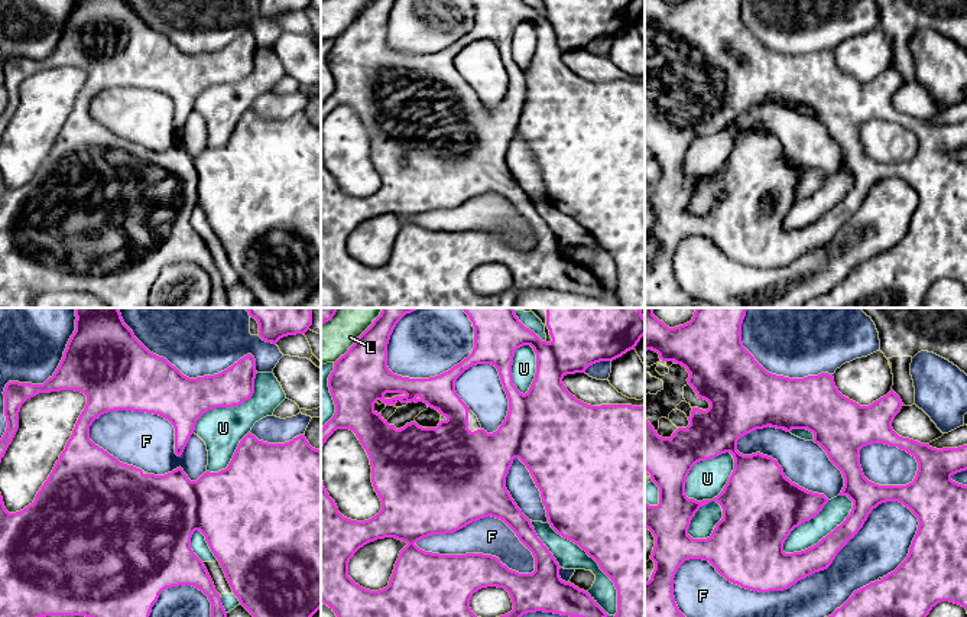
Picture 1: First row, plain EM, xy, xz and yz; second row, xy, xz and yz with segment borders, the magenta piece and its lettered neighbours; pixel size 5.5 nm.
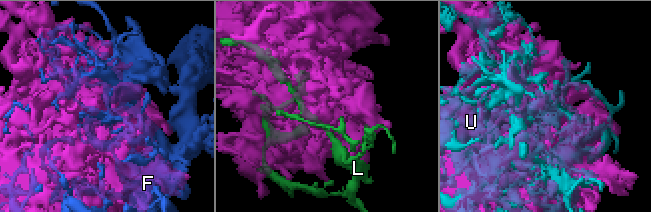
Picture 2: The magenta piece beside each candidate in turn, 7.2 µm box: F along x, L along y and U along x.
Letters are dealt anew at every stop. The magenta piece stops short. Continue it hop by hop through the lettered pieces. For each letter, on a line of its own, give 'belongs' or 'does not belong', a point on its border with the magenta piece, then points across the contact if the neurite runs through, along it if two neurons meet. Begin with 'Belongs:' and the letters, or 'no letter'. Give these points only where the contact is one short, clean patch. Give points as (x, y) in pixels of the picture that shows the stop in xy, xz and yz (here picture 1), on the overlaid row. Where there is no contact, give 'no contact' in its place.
Belongs: no letter
F: does not belong | yz (787, 588)
L: does not belong | xz (360, 335)
U: does not belong | yz (714, 497)

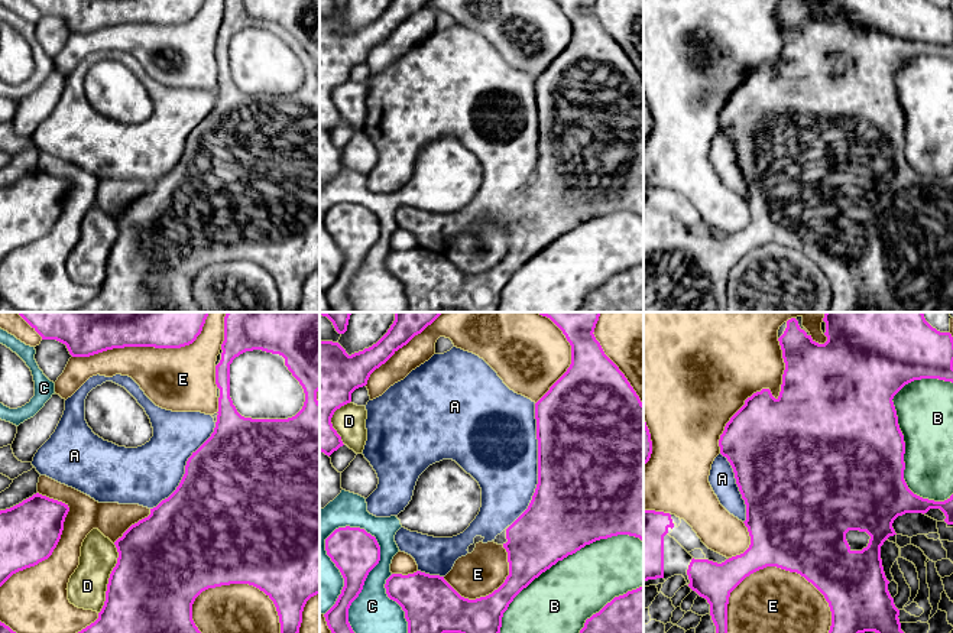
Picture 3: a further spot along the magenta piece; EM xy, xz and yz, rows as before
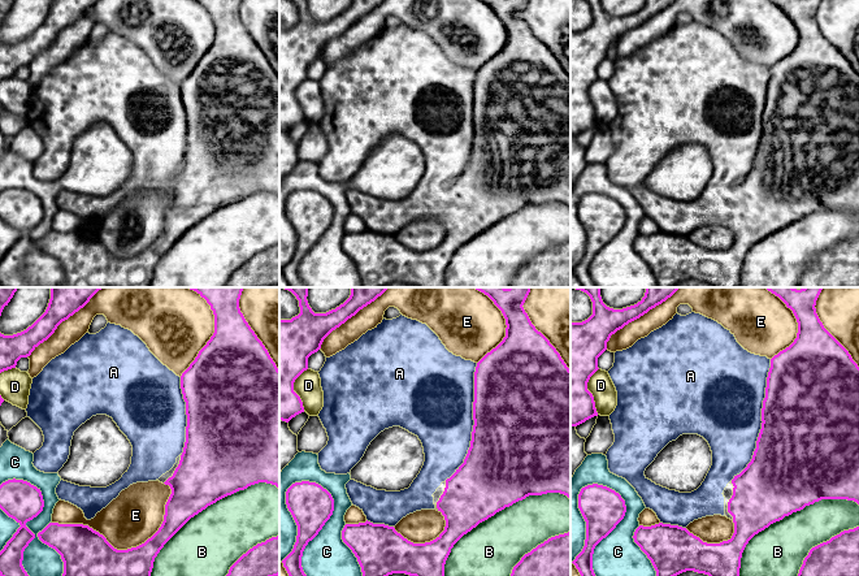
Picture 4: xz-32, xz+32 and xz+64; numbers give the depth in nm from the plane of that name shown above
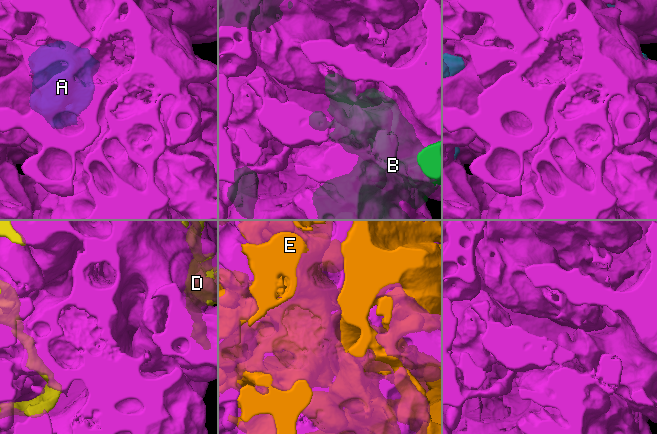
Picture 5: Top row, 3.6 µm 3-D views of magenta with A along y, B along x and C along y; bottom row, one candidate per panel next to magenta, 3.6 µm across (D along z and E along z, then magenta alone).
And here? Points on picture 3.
Belongs: A
A: belongs | xz (538, 466)
B: does not belong | yz (904, 450)
C: does not belong | xz (370, 570)
D: does not belong | xy (109, 578)
E: does not belong | yz (794, 571)

